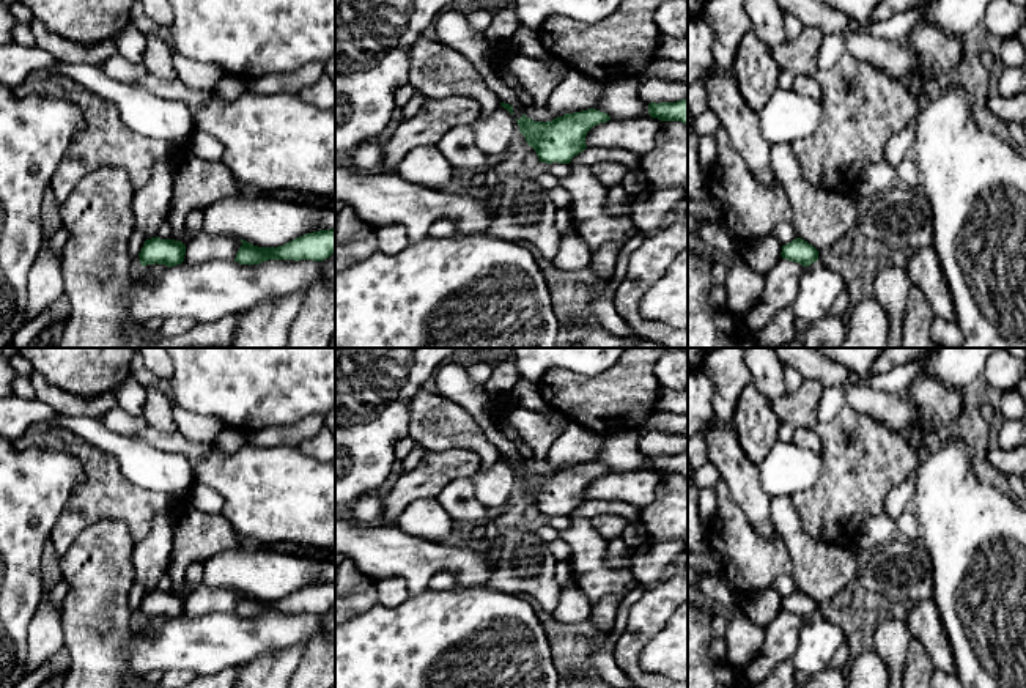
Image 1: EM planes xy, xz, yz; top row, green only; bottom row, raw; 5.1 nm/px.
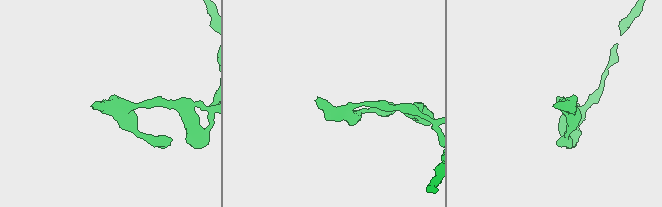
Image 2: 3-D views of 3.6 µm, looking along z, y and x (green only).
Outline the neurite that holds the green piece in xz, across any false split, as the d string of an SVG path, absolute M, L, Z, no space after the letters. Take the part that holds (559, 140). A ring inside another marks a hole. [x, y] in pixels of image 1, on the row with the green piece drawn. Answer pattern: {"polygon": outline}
{"polygon": "M589 109L565 113L546 123L533 121L526 113L516 121L519 132L526 137L527 145L535 150L540 162L570 164L574 156L587 148L587 132L609 120L607 113Z"}

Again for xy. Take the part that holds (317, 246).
{"polygon": "M335 228L307 233L279 247L258 247L244 239L241 242L234 258L241 264L260 264L268 260L323 261L335 253Z"}

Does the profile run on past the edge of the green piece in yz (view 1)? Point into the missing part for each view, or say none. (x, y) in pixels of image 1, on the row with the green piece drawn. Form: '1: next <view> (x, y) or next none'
1: next none

